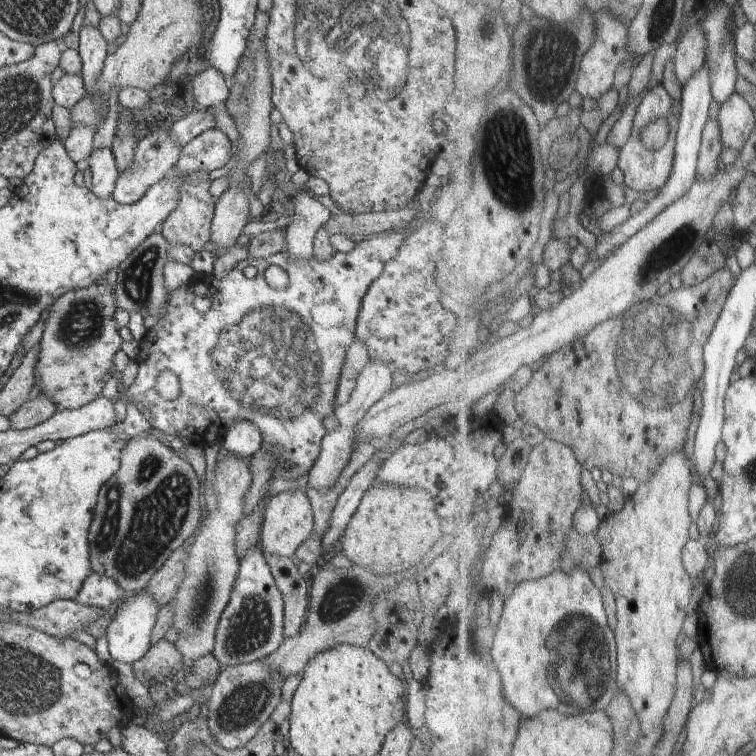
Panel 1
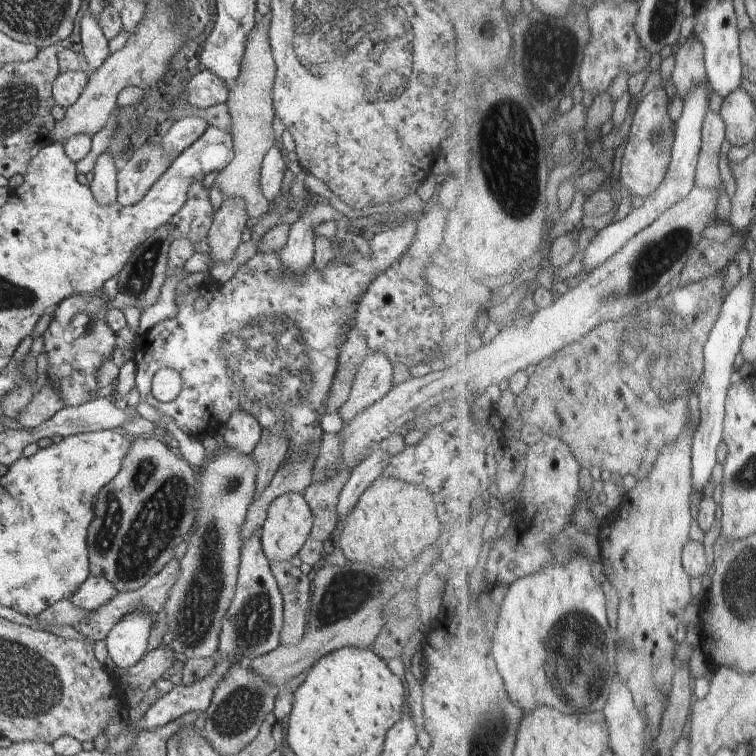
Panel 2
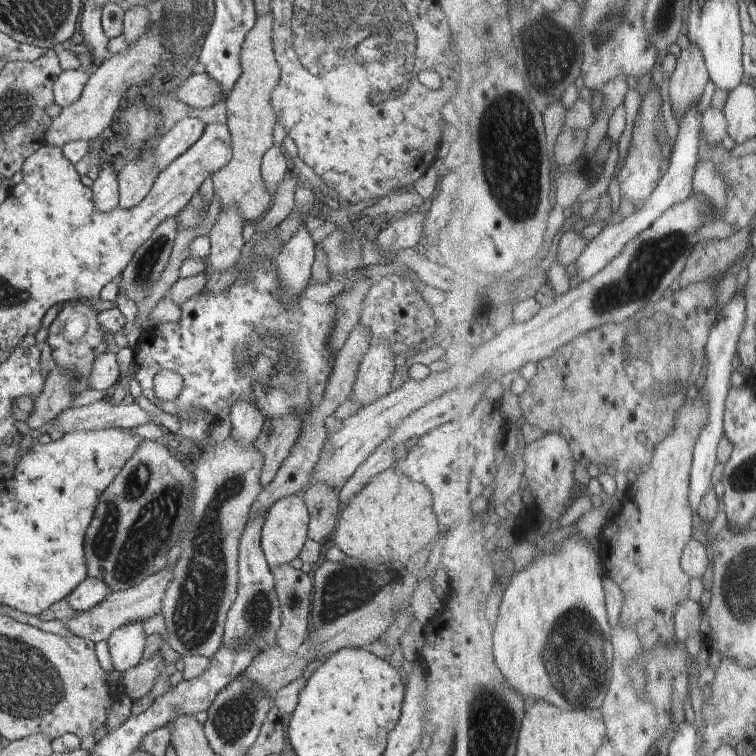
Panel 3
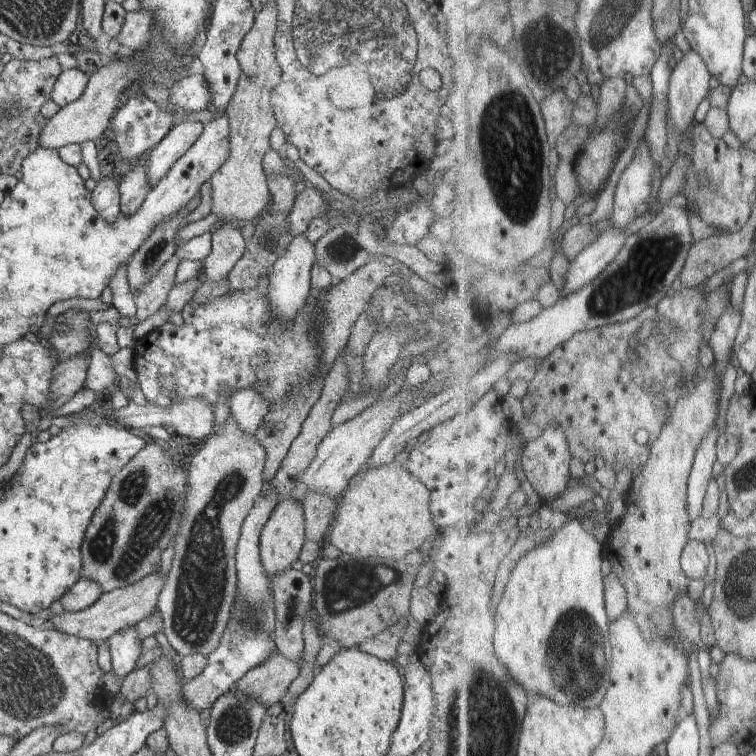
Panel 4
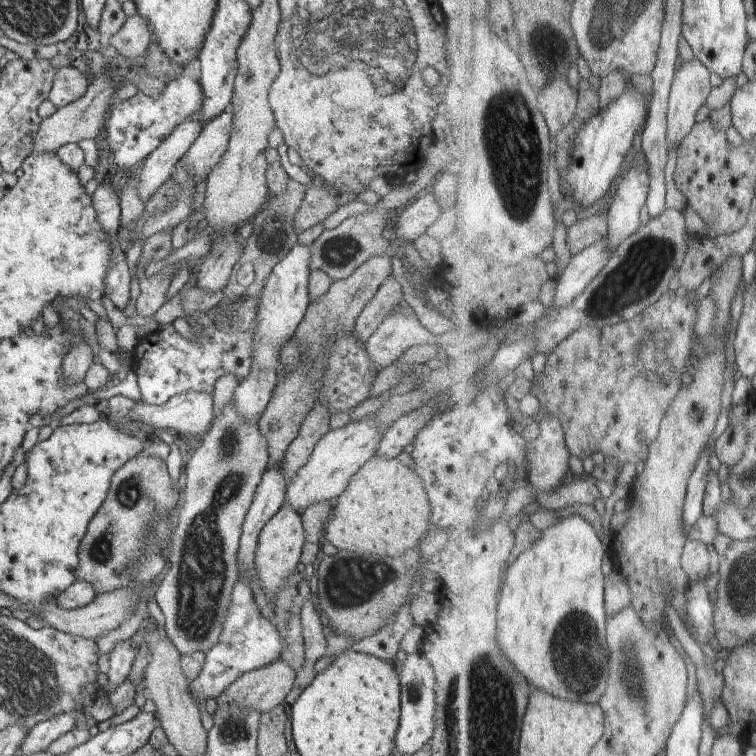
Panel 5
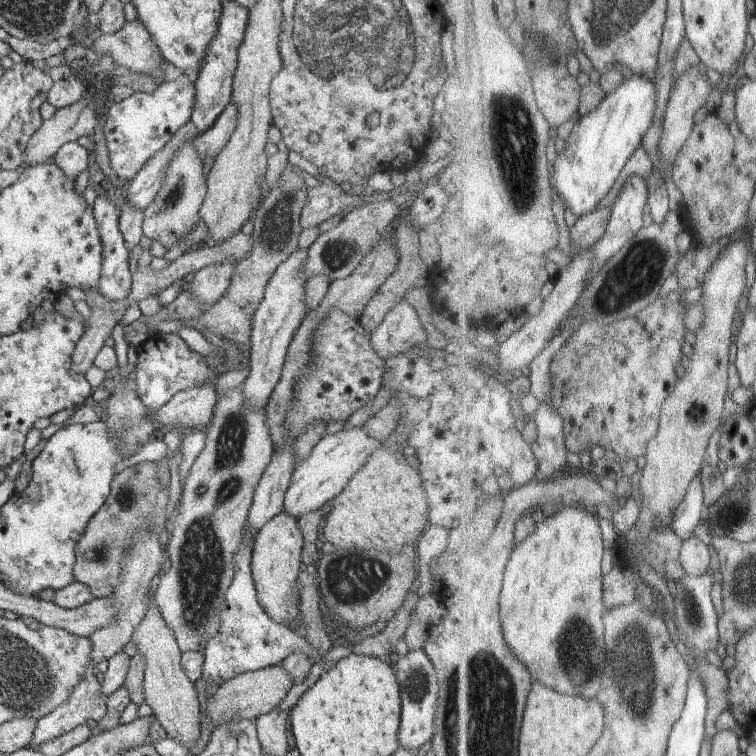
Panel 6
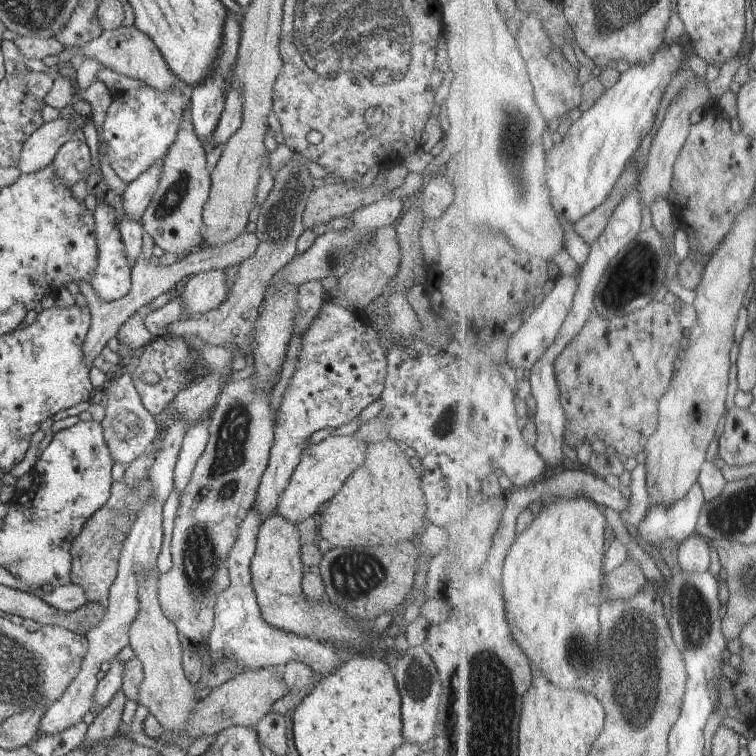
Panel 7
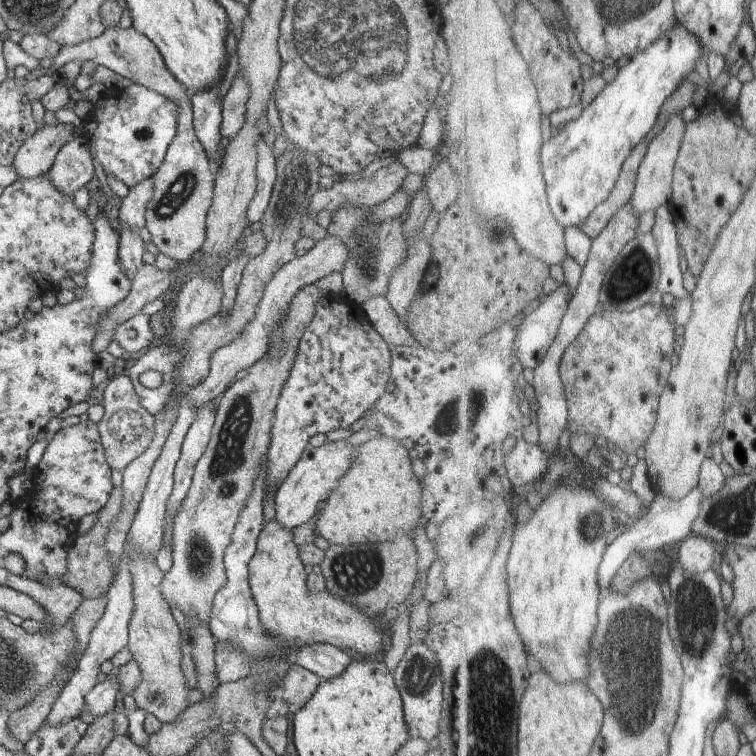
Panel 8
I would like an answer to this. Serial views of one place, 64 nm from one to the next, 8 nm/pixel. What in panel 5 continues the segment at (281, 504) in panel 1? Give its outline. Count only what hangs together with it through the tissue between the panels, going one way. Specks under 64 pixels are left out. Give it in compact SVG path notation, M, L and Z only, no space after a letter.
M286 503L260 531L255 556L257 578L268 598L272 600L274 611L276 610L276 594L280 594L286 578L297 571L298 563L301 562L301 555L306 544L304 534L301 513L296 512L292 506Z

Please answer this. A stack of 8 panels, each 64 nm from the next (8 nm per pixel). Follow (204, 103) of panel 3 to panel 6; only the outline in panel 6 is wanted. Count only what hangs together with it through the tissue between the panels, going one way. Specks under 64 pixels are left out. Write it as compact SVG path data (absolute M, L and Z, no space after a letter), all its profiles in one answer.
M182 80L161 84L154 94L134 92L126 99L110 102L105 110L107 118L103 132L113 172L129 181L133 179L145 162L160 152L175 132L191 120L194 107L194 83L192 88L184 88Z

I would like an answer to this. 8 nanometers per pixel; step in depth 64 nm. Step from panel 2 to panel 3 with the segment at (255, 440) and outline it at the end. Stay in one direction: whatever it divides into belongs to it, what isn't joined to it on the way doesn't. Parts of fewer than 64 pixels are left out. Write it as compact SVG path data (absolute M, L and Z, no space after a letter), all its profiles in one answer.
M239 399L229 412L229 436L238 443L252 446L263 429L264 414L250 399Z

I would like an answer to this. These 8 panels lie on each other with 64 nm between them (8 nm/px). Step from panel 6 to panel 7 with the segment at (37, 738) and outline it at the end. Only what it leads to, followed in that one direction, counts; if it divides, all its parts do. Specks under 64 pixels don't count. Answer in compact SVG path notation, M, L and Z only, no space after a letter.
M178 417L166 427L168 432L166 432L161 444L162 452L158 454L158 459L155 460L149 474L152 496L144 502L144 507L137 514L130 535L121 545L117 576L109 589L106 614L94 628L84 635L88 642L88 650L86 650L80 674L72 680L72 684L66 688L62 698L58 702L54 702L45 712L37 736L44 736L44 734L56 736L56 734L83 722L83 718L88 712L94 712L96 707L94 692L96 692L99 682L98 673L101 671L101 664L104 662L111 663L120 651L129 644L130 624L138 616L138 608L140 608L140 602L137 598L140 581L137 579L136 573L146 572L157 566L156 561L163 542L163 508L168 504L167 499L173 490L173 473L189 426L190 424L184 418Z

